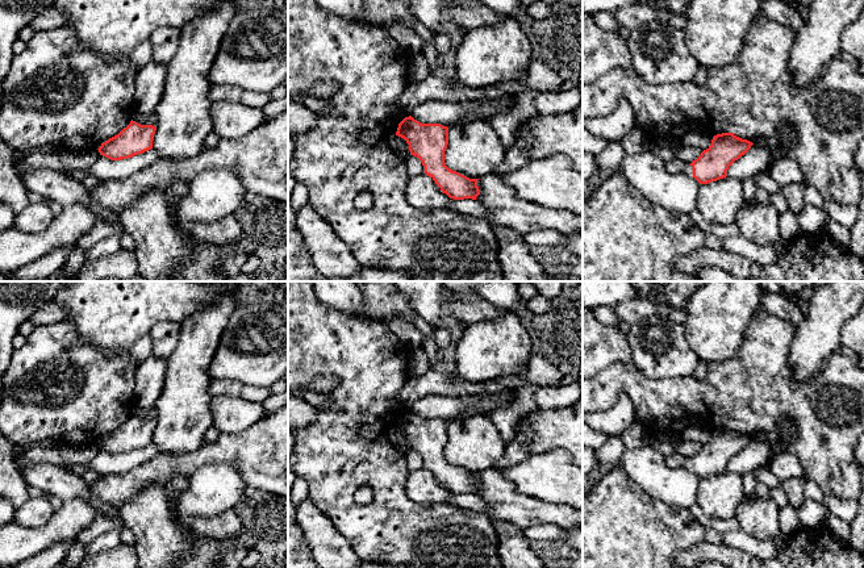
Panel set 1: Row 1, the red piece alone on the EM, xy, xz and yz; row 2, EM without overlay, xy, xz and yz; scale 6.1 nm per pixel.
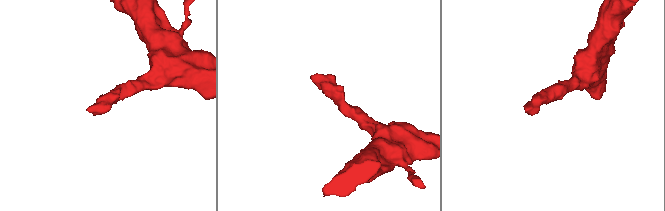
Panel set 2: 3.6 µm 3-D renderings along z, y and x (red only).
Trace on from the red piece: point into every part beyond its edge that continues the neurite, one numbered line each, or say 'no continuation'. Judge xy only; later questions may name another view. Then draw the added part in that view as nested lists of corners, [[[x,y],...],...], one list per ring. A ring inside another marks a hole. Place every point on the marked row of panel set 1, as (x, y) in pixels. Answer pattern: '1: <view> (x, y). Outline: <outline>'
no continuation

